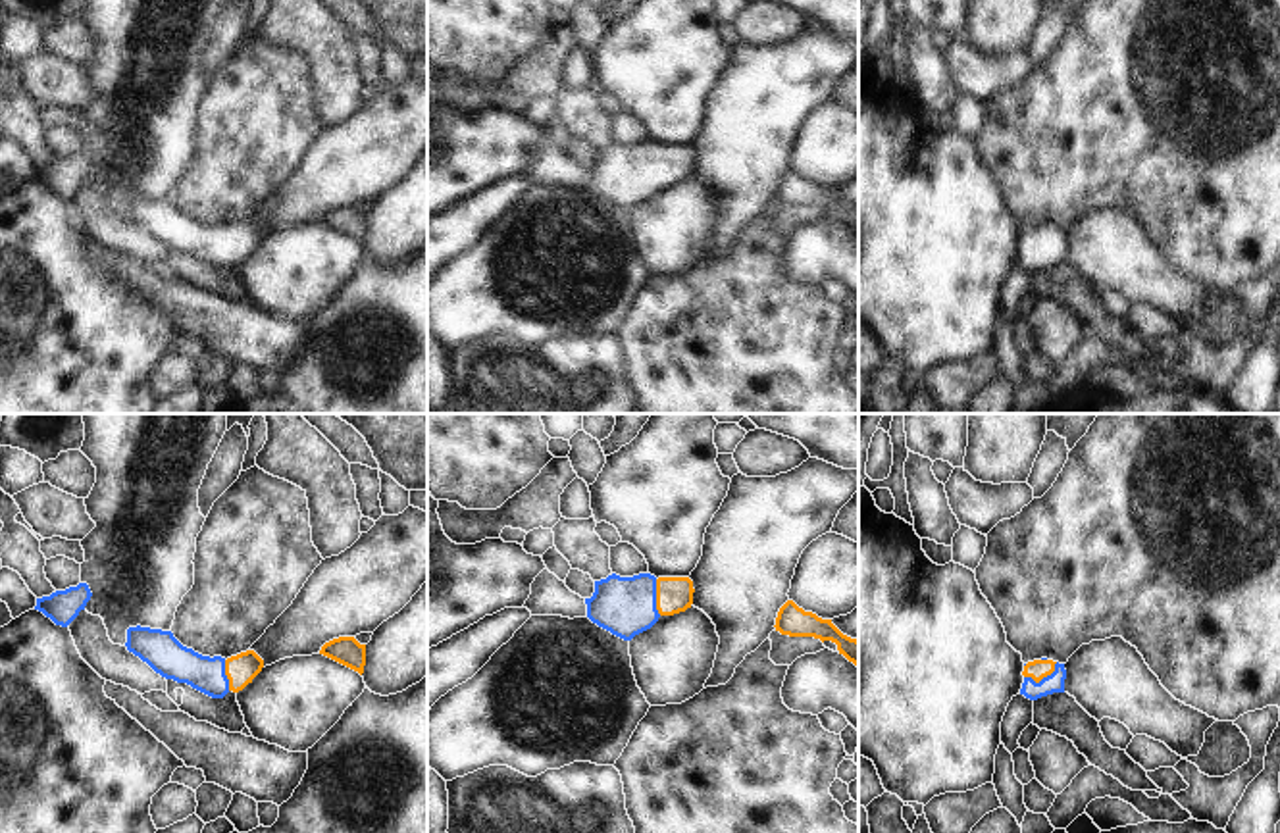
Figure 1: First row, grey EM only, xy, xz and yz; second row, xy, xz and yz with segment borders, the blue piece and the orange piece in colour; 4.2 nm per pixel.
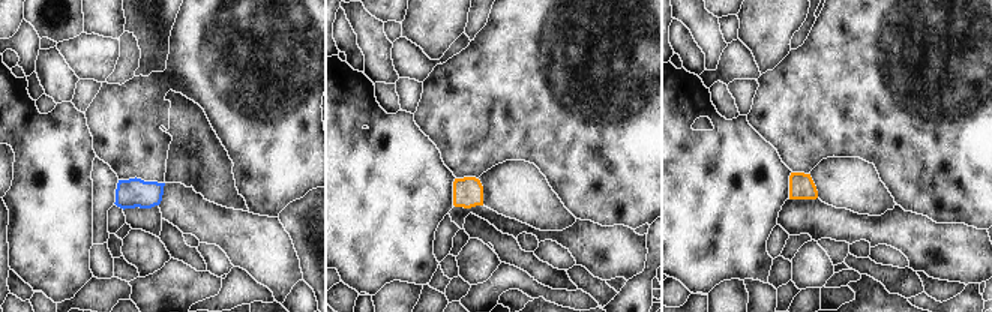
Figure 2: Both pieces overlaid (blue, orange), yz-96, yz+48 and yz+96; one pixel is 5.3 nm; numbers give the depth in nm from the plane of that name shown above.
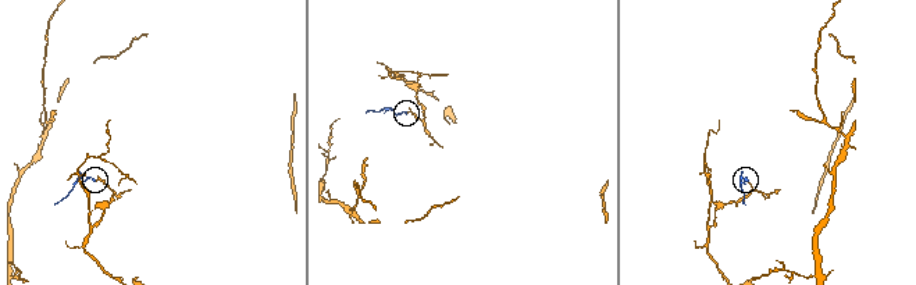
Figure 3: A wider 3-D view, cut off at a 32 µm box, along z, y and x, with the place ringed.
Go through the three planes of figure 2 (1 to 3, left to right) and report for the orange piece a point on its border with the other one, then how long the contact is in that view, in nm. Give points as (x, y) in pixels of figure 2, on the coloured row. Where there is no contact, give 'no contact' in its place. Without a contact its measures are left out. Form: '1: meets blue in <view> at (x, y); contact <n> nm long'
1: no contact
2: no contact
3: no contact

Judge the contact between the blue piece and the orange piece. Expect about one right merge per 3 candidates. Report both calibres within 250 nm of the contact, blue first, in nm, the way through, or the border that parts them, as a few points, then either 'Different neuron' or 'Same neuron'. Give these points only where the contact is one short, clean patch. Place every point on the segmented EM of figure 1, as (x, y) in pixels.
Thickness 80 nm (blue) against 80 nm. Path across: yz (1055, 681), (1044, 678), (1038, 668). Same neuron

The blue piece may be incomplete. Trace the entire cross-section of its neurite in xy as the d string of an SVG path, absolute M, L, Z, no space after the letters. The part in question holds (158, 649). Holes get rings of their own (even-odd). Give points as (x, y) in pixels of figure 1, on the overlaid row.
M141 625L127 629L125 646L162 677L187 683L212 698L243 691L264 668L264 660L254 650L227 660L210 658L183 646L171 631Z

